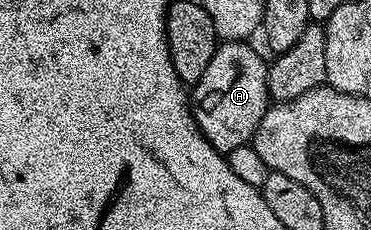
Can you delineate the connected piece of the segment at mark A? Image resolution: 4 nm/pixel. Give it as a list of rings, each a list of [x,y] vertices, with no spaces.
[[[248,40],[221,41],[215,55],[211,55],[211,63],[207,63],[207,71],[203,71],[203,79],[199,79],[191,89],[193,118],[199,131],[203,131],[203,135],[209,140],[211,147],[215,147],[226,155],[235,147],[252,142],[255,131],[271,104],[269,65],[249,44]]]

